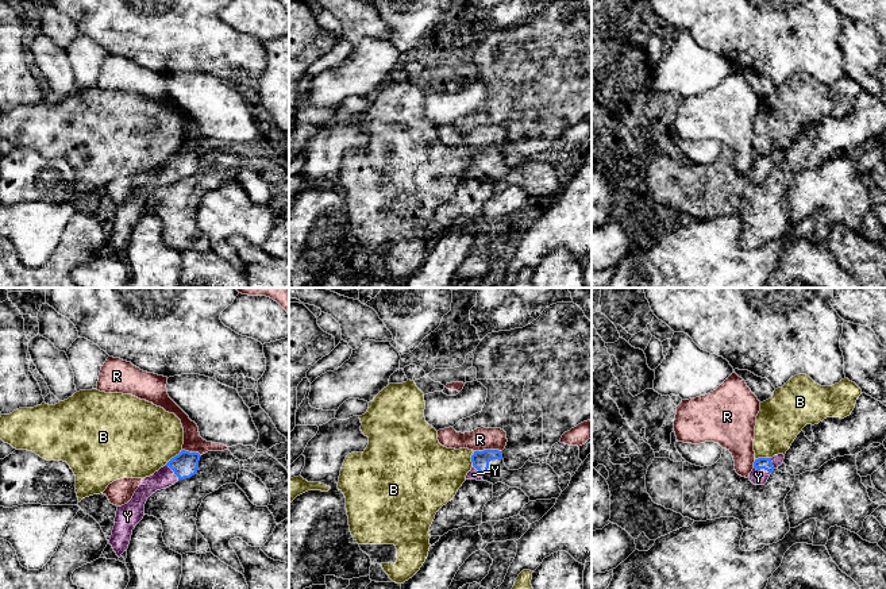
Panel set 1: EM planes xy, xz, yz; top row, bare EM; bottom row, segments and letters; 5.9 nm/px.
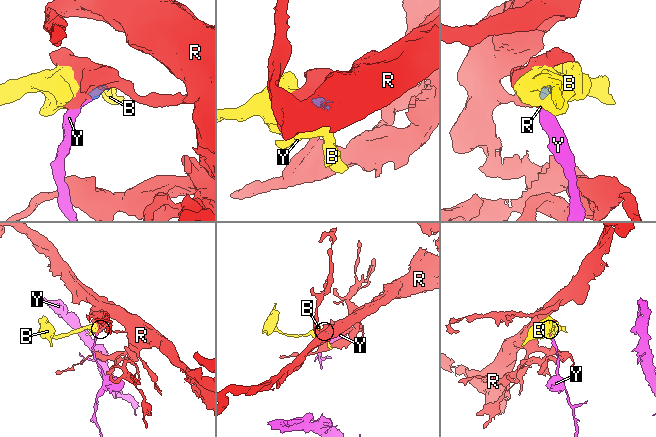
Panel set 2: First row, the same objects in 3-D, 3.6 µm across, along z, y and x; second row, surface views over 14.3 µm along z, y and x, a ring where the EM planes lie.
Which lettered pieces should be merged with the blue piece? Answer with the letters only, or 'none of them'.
none of them

